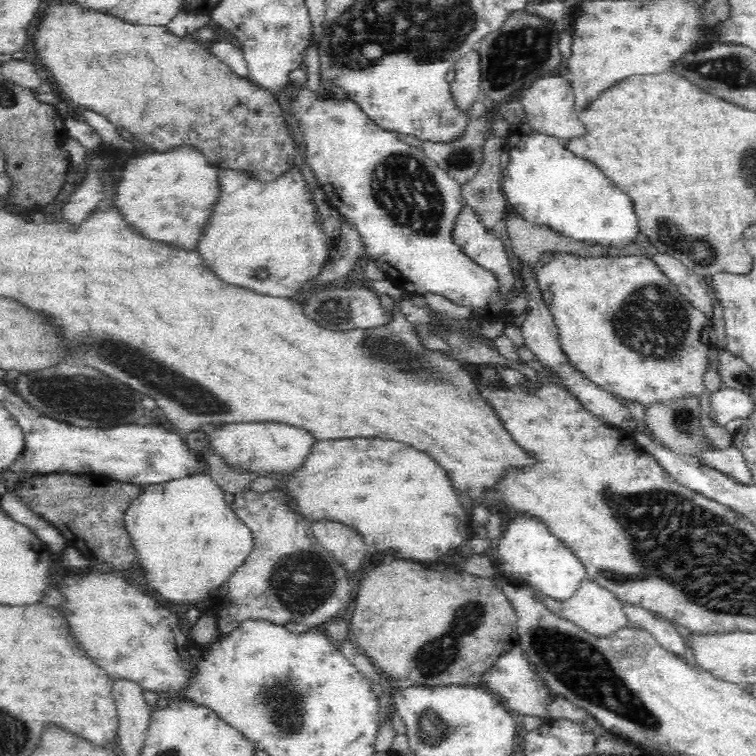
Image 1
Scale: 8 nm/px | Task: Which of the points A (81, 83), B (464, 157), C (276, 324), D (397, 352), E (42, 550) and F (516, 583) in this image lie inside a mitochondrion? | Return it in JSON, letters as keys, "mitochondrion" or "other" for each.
{"A":"other","B":"mitochondrion","C":"other","D":"mitochondrion","E":"other","F":"other"}

